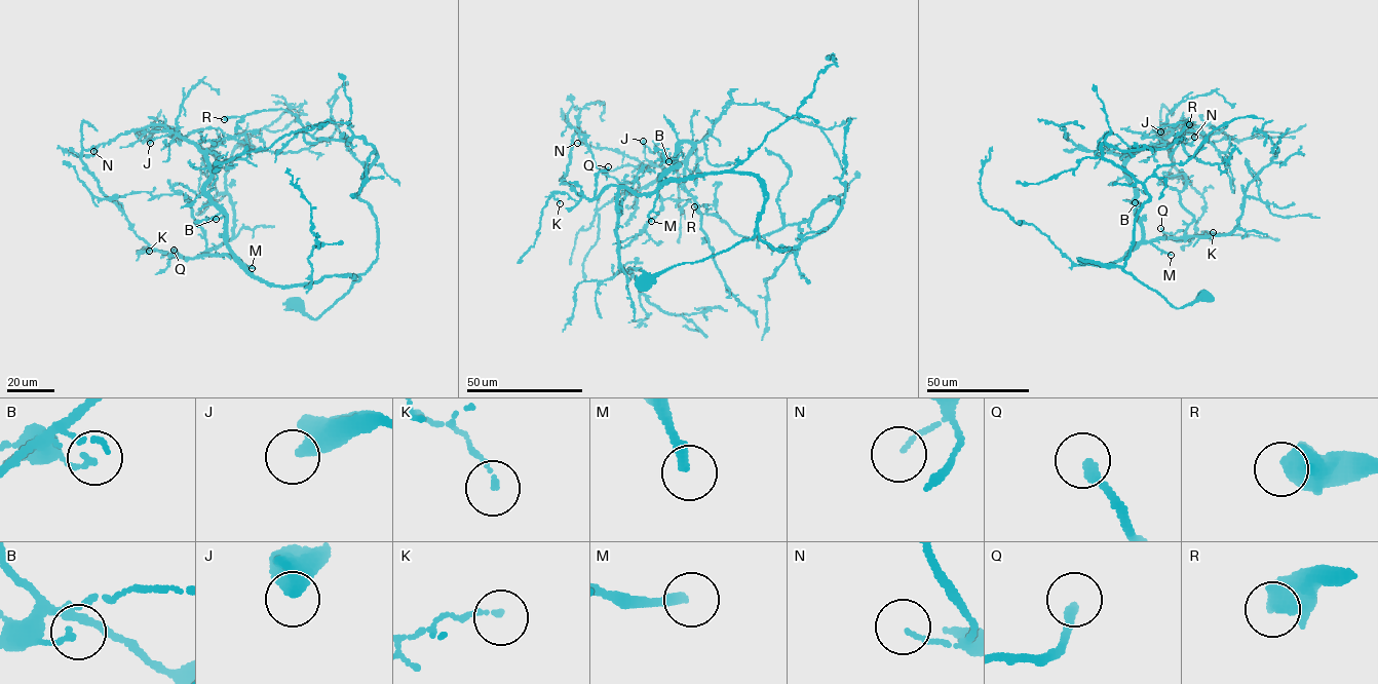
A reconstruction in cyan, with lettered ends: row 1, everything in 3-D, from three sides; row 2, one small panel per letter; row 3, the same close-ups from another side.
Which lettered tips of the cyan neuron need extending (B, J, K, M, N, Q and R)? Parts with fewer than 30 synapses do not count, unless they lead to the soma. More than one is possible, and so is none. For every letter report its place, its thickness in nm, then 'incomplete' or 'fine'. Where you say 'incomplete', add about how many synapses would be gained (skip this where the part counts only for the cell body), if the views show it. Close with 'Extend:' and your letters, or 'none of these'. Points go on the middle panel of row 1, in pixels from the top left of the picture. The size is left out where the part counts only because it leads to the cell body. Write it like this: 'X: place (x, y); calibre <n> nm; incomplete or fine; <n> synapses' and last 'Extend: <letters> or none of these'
B: place (668, 161); calibre 130 nm; fine
J: place (643, 141); calibre 480 nm; fine
K: place (560, 203); calibre 110 nm; fine
M: place (651, 221); calibre 260 nm; incomplete; 60 synapses
N: place (577, 143); calibre 100 nm; fine
Q: place (608, 166); calibre 260 nm; fine
R: place (694, 206); calibre 750 nm; fine
Extend: M

